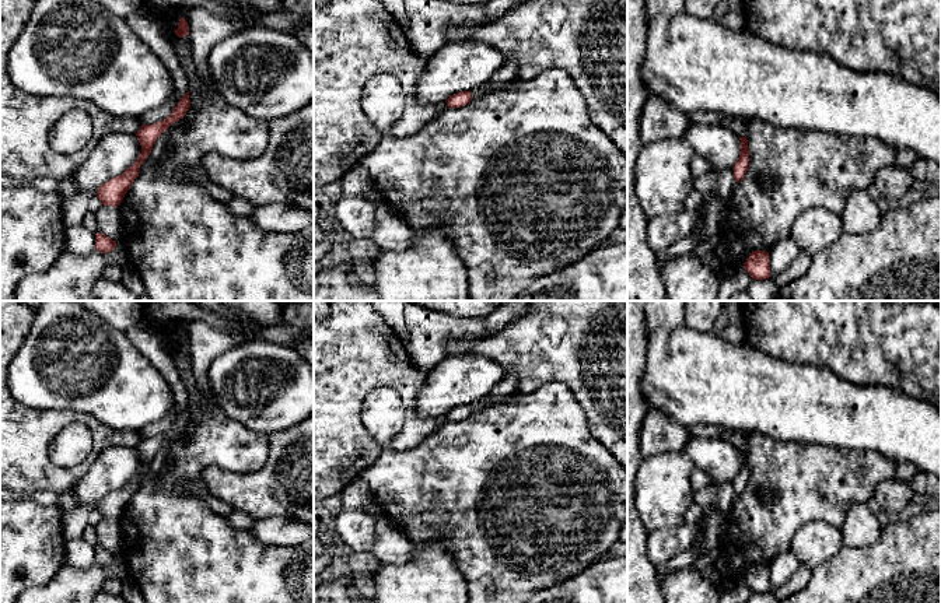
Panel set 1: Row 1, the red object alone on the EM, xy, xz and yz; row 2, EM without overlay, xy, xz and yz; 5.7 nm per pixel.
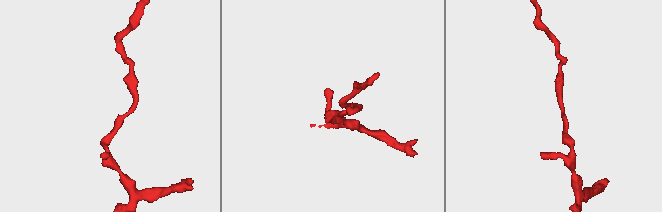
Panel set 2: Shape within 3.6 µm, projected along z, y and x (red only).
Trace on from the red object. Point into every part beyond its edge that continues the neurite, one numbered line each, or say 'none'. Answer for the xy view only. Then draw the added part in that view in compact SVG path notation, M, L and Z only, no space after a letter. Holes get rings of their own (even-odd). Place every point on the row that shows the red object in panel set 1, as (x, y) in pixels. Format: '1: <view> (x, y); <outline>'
none

